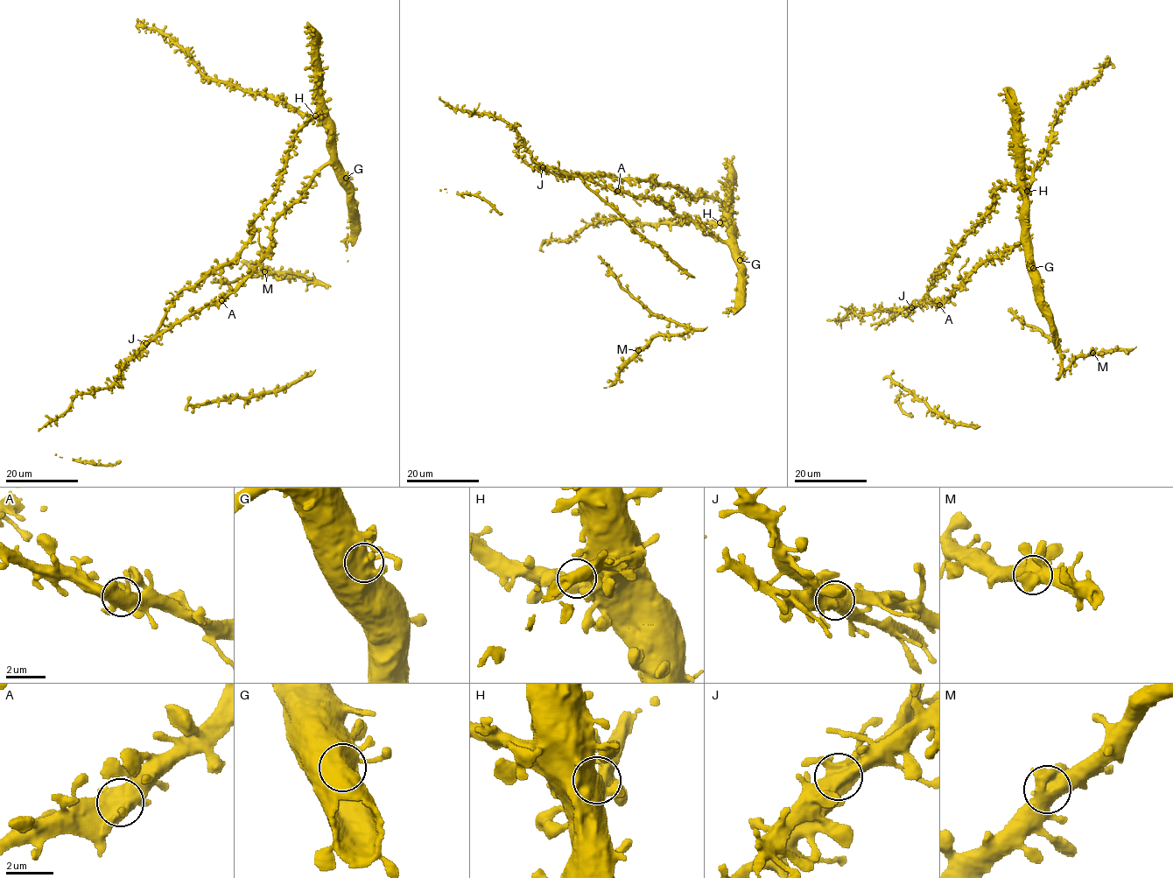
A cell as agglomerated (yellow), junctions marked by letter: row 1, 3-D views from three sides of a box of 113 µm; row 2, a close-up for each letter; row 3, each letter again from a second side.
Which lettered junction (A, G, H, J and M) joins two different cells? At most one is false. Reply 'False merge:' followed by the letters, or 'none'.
False merge: none

